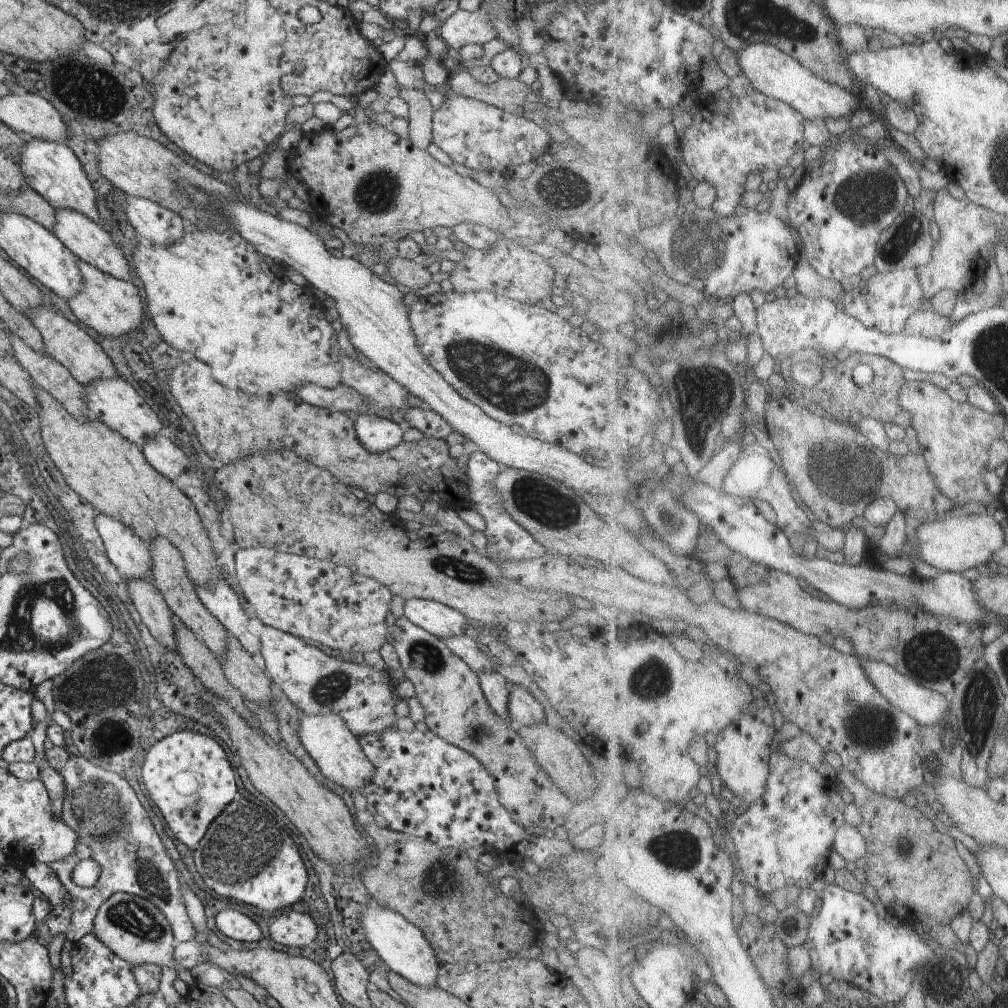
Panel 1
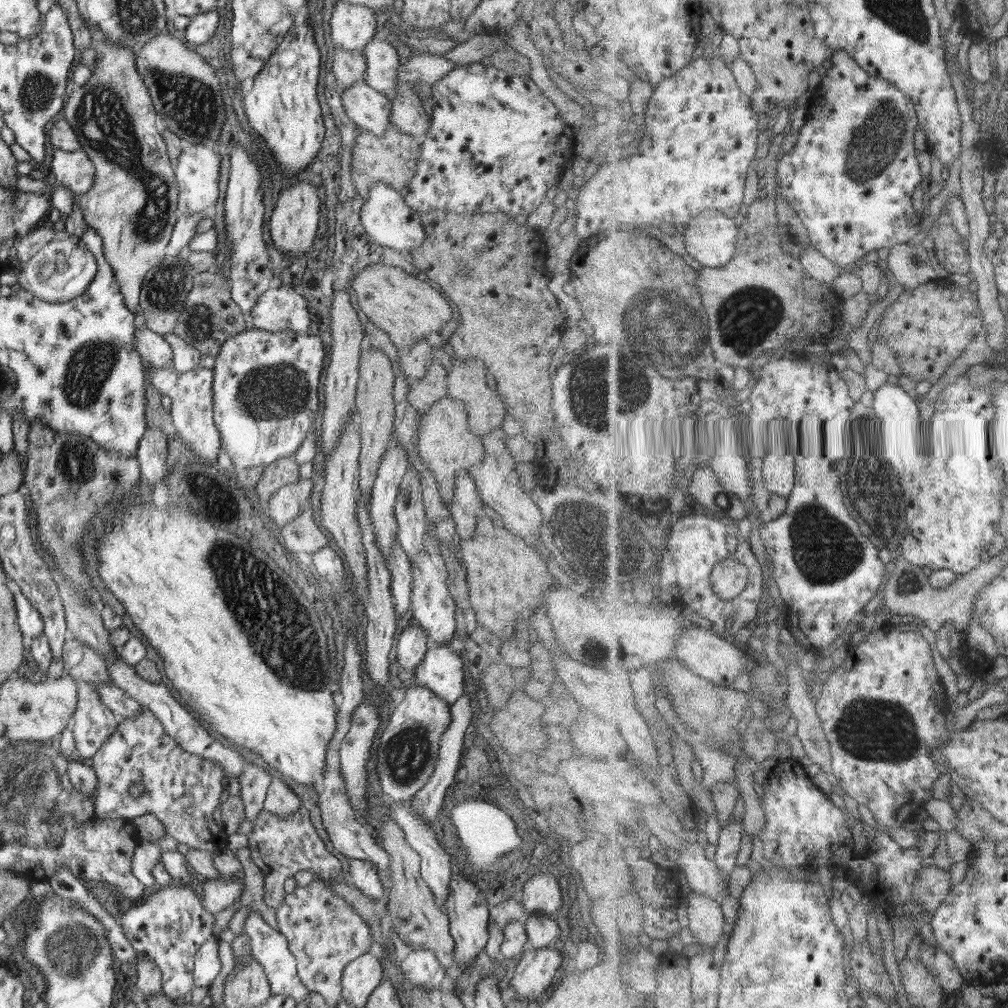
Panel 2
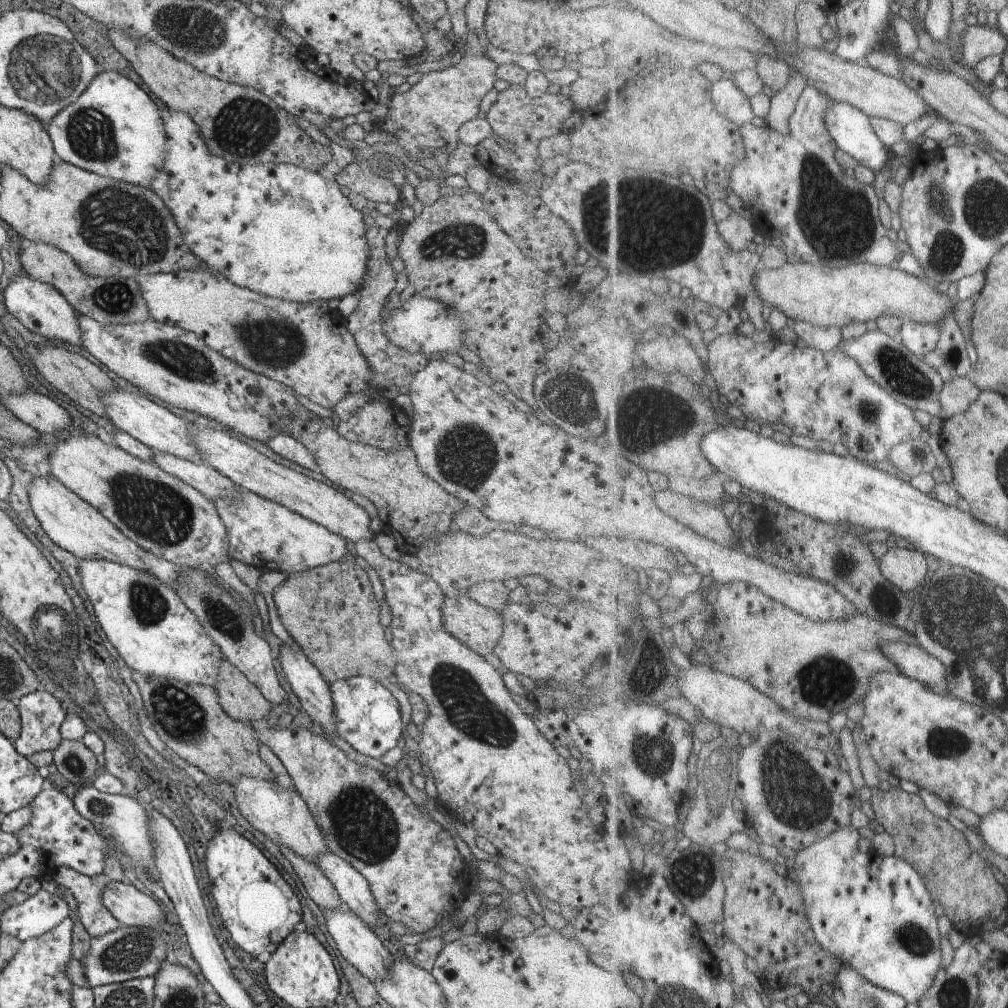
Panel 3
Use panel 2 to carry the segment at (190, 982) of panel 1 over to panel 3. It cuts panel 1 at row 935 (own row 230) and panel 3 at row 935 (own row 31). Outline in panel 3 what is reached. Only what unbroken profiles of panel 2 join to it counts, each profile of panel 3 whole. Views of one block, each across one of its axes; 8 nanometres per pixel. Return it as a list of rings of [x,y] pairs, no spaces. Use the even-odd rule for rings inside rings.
[[[60,867],[56,869],[52,878],[72,892],[78,902],[80,922],[91,937],[104,936],[122,926],[102,904],[102,892],[111,881],[108,876],[102,874],[89,877],[74,869]]]

